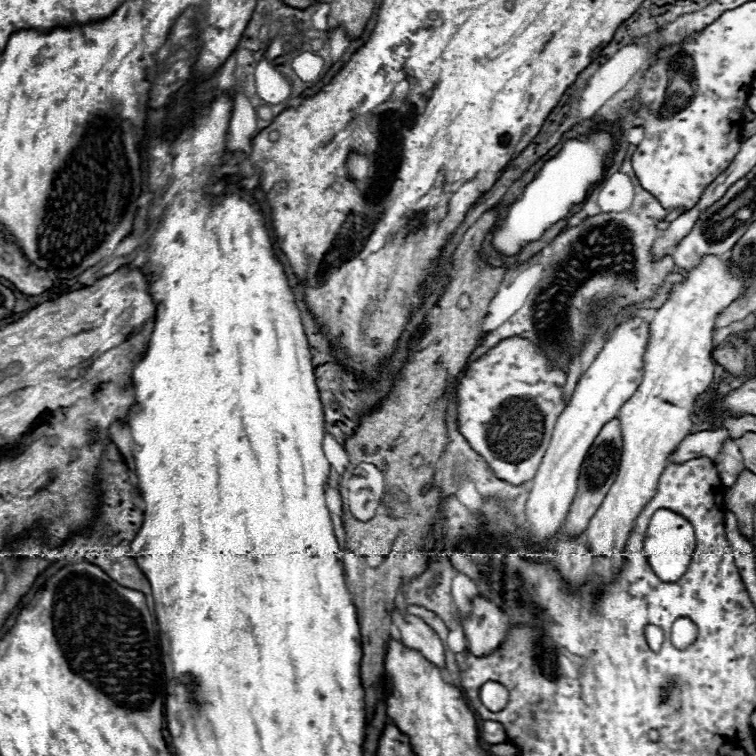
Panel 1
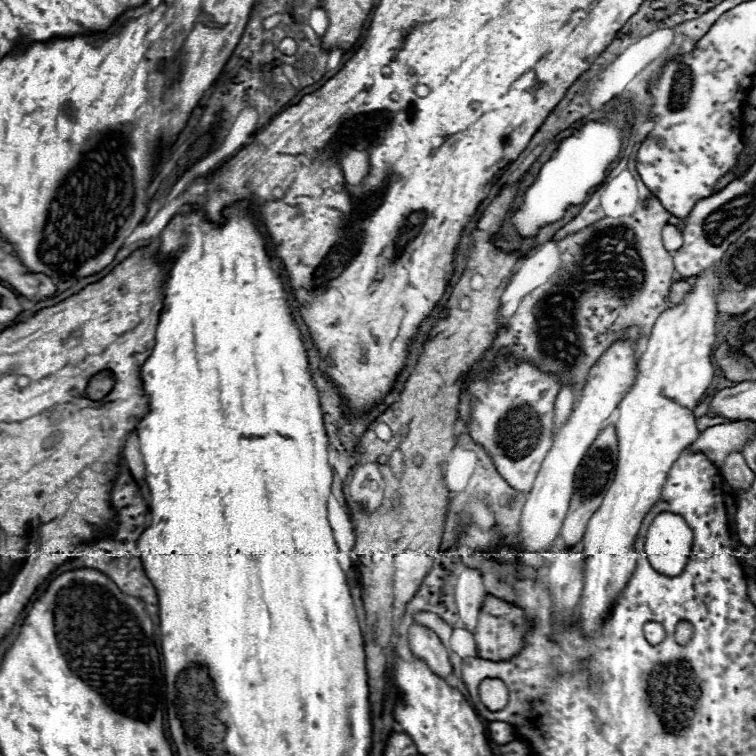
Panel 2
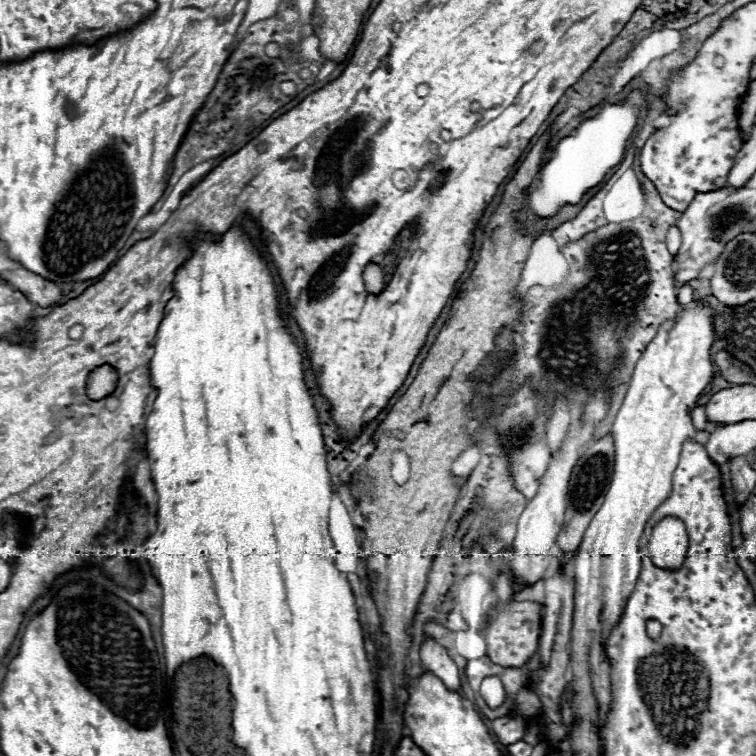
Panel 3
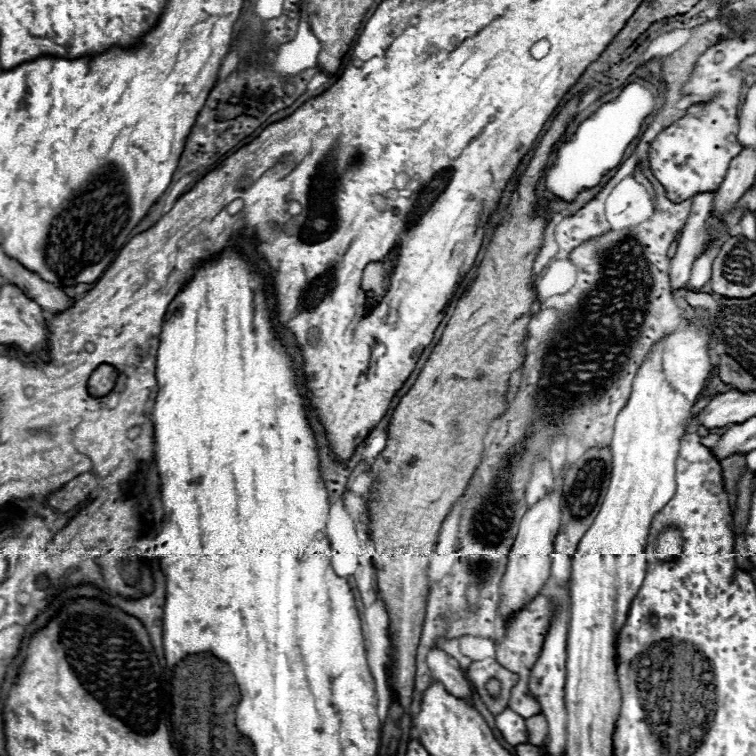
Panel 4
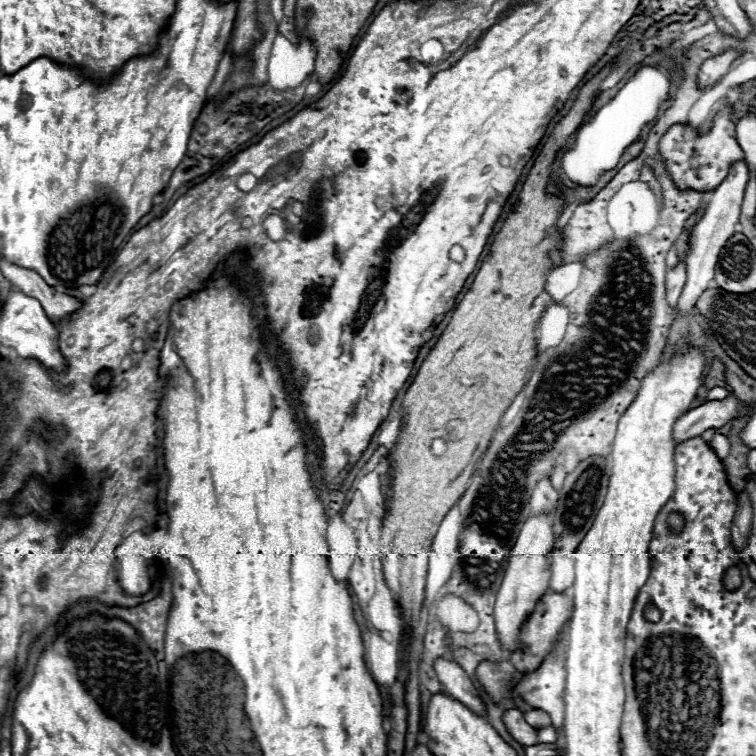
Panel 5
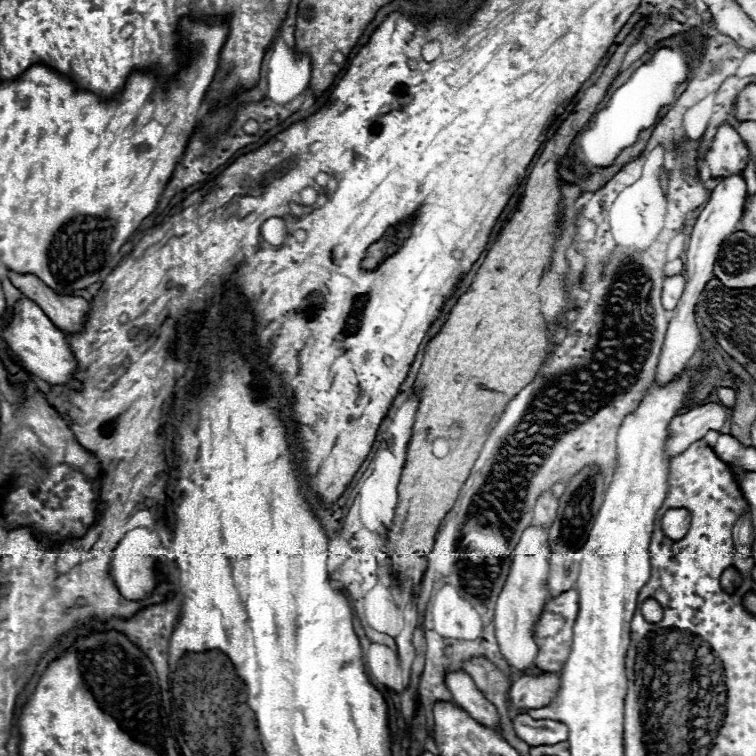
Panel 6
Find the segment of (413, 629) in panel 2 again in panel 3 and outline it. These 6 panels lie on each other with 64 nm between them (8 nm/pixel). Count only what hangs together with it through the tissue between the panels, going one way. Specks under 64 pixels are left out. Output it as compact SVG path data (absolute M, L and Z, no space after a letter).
M428 638L422 646L420 658L422 658L424 668L428 672L432 672L434 676L438 676L446 684L448 690L458 692L458 688L460 688L460 670L454 664L454 660L448 656L446 648L442 648L438 642Z

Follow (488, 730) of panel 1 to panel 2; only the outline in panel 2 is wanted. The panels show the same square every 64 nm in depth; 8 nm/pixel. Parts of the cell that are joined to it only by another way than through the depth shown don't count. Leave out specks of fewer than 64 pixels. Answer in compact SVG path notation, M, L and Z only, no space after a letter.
M490 722L488 730L490 730L490 740L496 744L508 744L518 738L516 730L508 722Z

